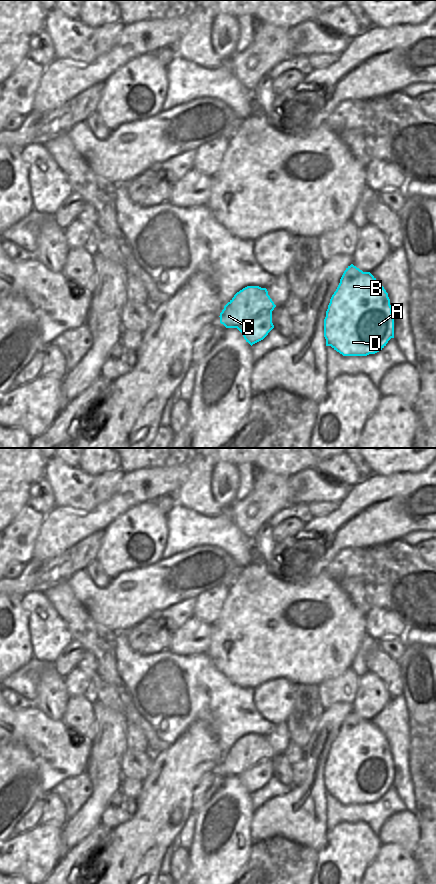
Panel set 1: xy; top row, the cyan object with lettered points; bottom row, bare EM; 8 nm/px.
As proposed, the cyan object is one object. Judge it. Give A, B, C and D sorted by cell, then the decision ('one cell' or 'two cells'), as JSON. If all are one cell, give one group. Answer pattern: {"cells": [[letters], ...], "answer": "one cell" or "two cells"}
{"cells": [["A", "B", "C", "D"]], "answer": "one cell"}

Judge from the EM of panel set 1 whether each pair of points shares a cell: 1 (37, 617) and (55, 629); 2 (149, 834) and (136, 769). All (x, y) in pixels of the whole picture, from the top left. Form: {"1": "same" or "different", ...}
{"1": "same", "2": "different"}

